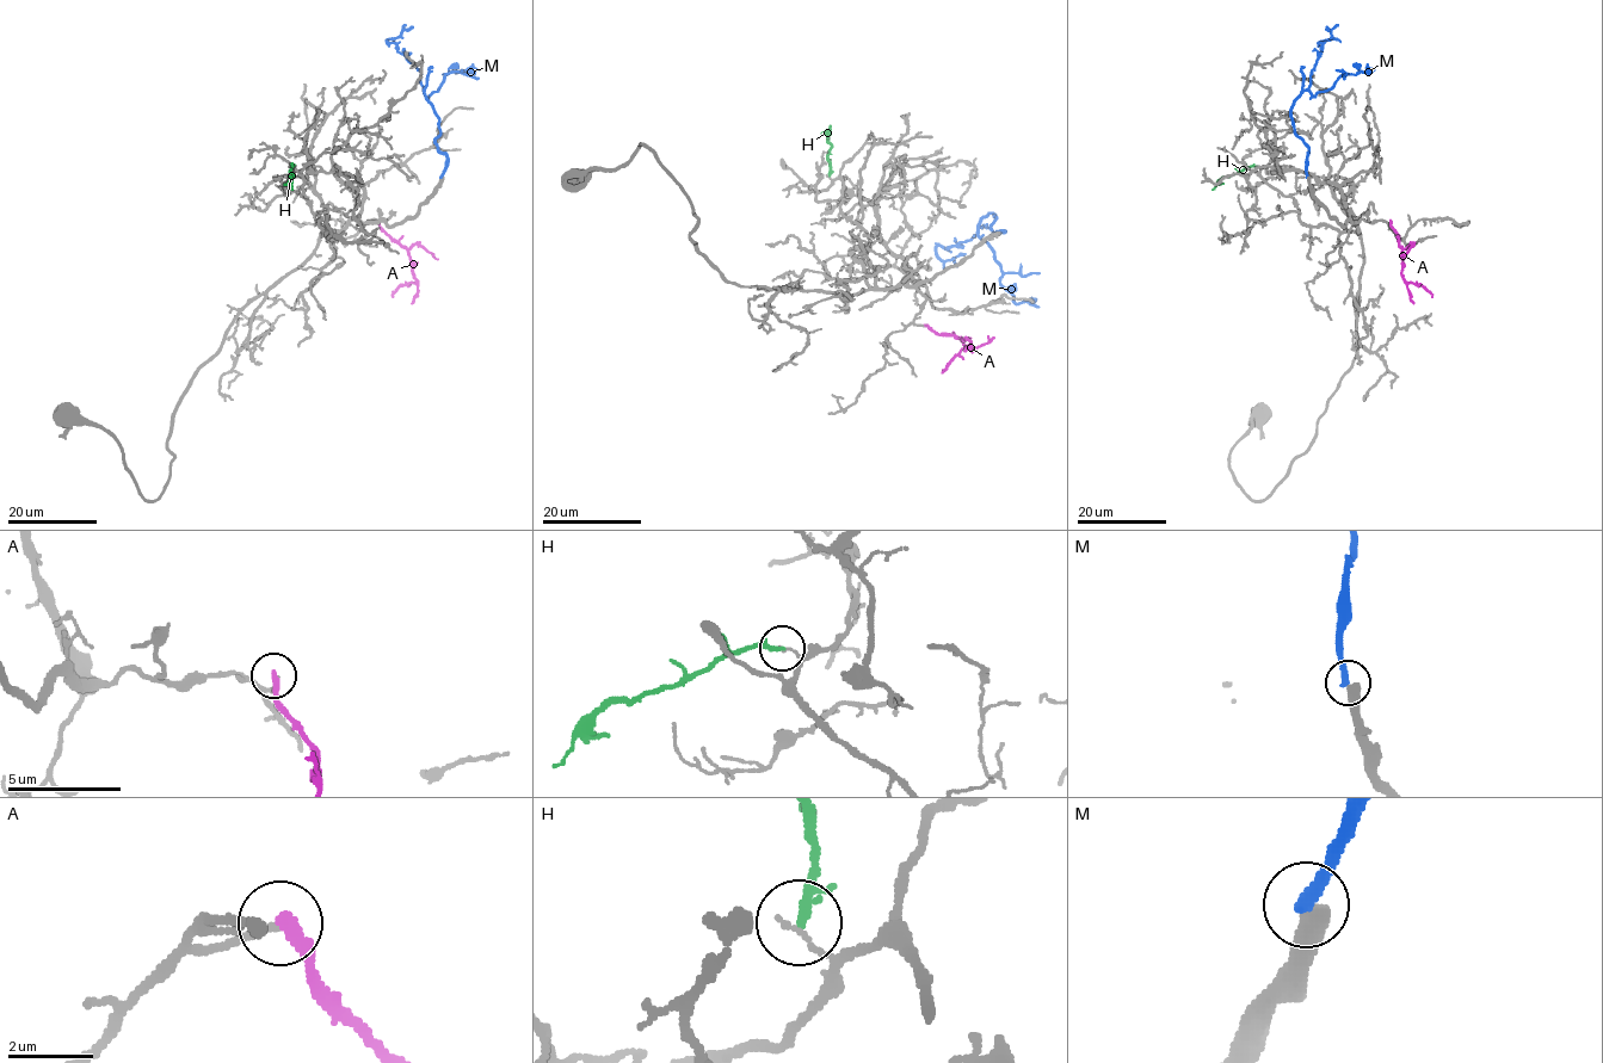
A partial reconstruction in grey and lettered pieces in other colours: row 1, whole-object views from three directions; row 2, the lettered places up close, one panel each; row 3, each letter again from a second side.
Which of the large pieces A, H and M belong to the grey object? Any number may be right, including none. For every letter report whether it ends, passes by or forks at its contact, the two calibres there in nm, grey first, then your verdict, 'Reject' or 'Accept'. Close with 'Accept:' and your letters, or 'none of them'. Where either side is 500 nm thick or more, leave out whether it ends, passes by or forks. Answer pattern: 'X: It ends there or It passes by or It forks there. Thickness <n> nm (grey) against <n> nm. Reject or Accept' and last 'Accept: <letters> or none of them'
A: It ends there. Thickness 170 nm (grey) against 280 nm. Reject
H: It passes by. Thickness 120 nm (grey) against 140 nm. Reject
M: Thickness 550 nm (grey) against 320 nm. Reject
Accept: none of them

